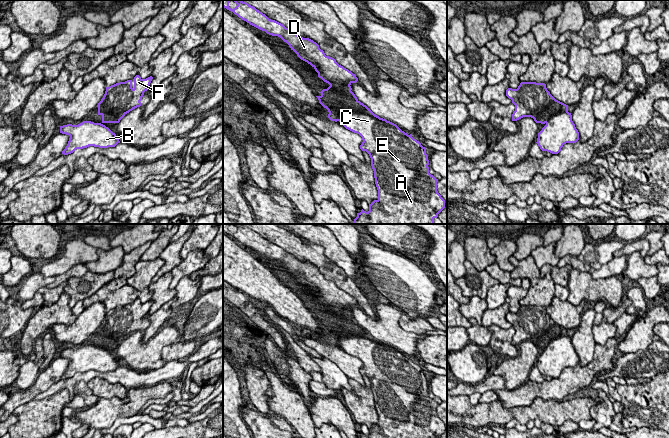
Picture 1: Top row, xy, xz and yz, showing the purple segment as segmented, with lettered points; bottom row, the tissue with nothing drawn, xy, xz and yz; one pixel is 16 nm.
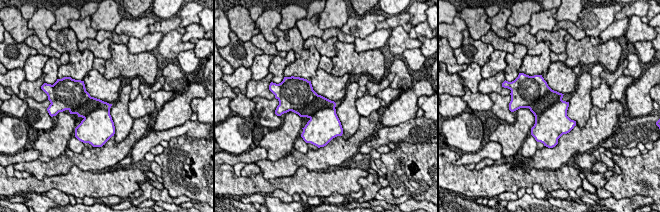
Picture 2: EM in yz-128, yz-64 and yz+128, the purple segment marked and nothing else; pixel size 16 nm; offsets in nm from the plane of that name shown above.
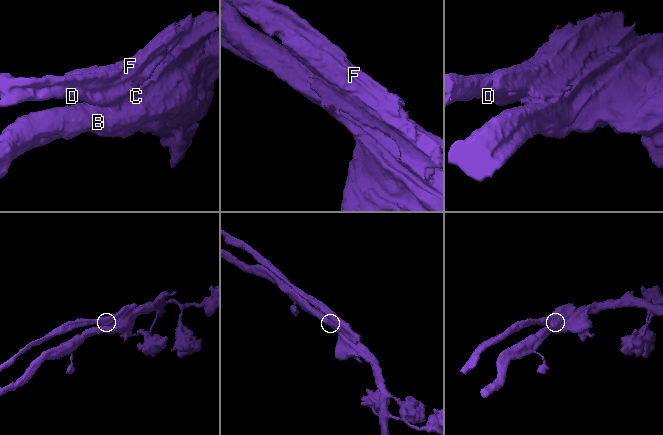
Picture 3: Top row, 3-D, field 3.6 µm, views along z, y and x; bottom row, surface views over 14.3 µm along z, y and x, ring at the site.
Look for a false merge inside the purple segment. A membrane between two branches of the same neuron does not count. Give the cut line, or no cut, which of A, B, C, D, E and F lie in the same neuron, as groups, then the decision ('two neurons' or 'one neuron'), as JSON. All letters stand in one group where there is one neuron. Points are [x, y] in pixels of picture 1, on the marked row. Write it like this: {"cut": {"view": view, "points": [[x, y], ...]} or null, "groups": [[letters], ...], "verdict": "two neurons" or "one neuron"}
{"cut": {"view": "yz", "points": [[546, 90], [542, 109], [553, 114], [543, 116], [544, 123]]}, "groups": [["A", "B", "C", "E"], ["D", "F"]], "verdict": "two neurons"}

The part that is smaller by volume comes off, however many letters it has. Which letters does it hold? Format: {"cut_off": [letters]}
{"cut_off": ["D", "F"]}

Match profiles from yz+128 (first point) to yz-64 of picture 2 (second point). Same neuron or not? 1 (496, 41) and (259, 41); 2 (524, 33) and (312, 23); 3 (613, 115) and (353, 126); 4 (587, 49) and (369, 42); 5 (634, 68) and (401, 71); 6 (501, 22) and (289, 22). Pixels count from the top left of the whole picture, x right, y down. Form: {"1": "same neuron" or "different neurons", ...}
{"1": "same neuron", "2": "different neurons", "3": "different neurons", "4": "different neurons", "5": "same neuron", "6": "different neurons"}

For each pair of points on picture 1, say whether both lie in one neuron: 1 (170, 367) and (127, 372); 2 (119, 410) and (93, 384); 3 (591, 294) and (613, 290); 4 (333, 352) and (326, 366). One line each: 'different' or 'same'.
1: same
2: different
3: same
4: different

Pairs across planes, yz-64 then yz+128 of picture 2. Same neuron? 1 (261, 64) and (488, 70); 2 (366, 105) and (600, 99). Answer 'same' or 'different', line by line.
1: same
2: same

